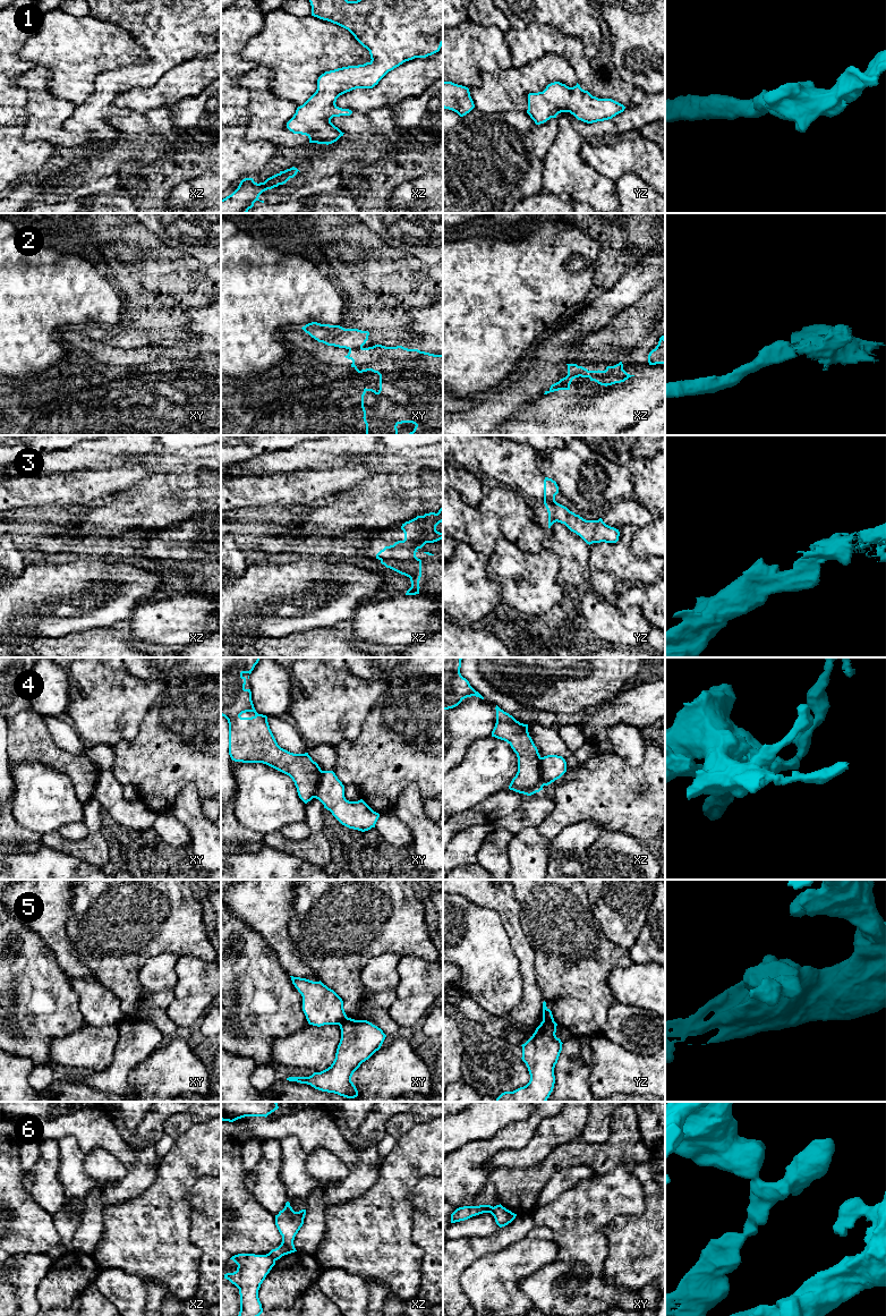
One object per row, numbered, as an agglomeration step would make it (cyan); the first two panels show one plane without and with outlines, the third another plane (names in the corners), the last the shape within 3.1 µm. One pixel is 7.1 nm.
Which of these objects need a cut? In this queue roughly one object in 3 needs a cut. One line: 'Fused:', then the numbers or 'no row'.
Fused: 2, 4, 5, 6

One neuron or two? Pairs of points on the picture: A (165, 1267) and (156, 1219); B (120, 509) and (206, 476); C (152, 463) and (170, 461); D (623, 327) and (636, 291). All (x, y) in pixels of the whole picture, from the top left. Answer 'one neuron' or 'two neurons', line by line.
A: one neuron
B: one neuron
C: one neuron
D: two neurons

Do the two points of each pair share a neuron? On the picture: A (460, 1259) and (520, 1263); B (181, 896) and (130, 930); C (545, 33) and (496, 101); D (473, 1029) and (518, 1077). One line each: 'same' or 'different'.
A: different
B: same
C: different
D: same

